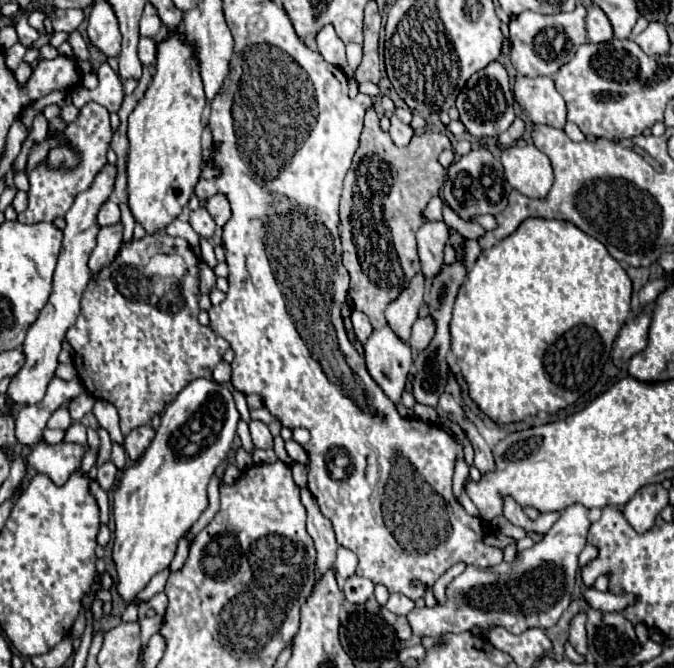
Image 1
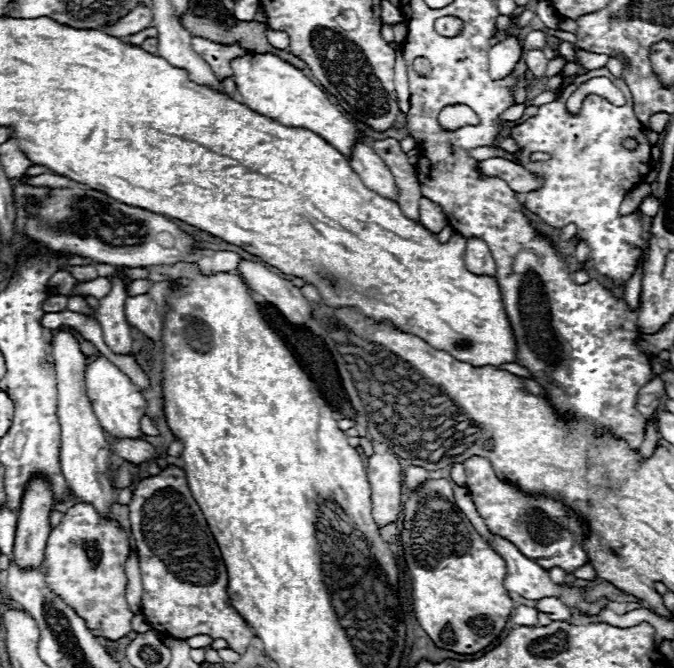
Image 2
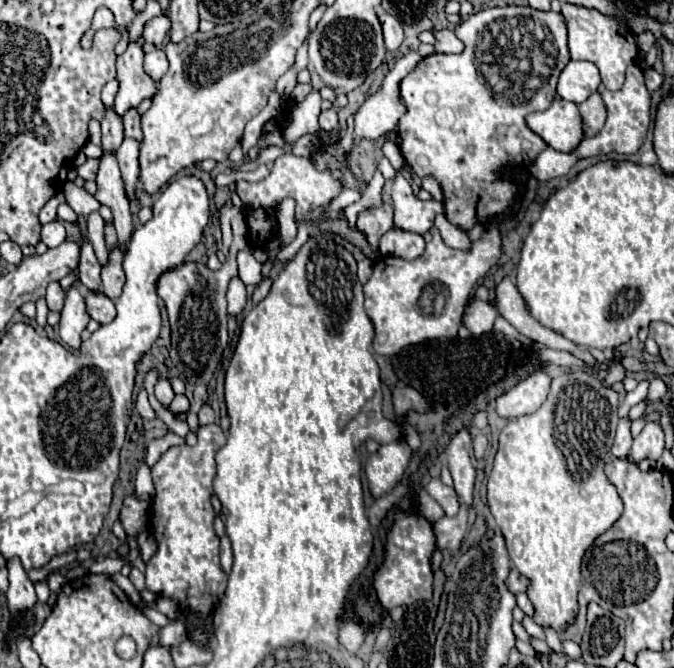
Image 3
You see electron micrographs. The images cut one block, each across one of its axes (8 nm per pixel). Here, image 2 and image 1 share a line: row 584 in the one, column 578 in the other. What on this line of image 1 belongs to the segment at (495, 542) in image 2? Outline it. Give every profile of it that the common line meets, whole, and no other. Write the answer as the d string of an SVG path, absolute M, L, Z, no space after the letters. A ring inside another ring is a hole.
M574 504L566 508L558 522L532 548L520 552L512 562L500 562L492 568L468 566L446 586L446 602L436 602L432 608L414 608L406 618L414 636L438 638L444 632L466 632L472 628L490 630L502 626L512 634L522 634L528 628L550 628L572 602L578 578L578 554L586 546L588 508Z

